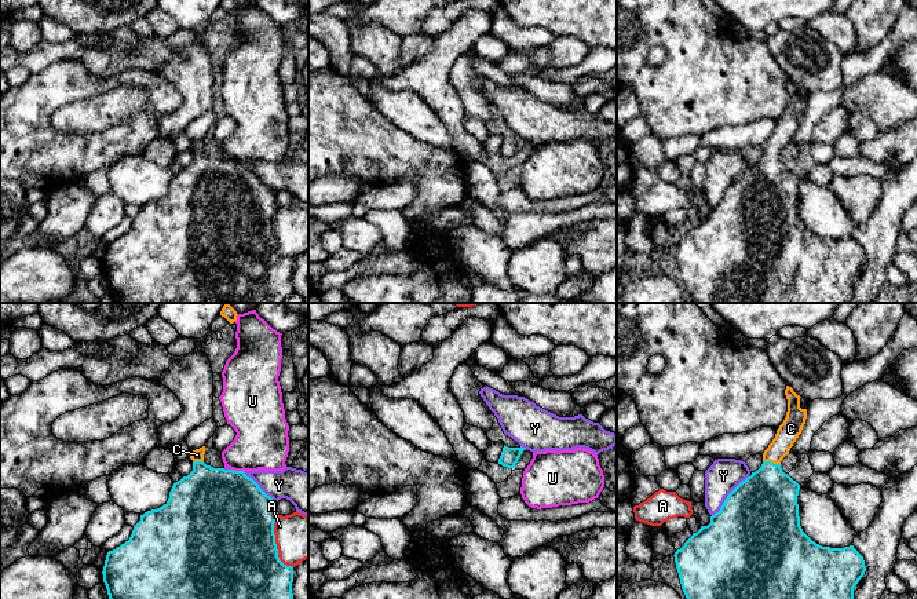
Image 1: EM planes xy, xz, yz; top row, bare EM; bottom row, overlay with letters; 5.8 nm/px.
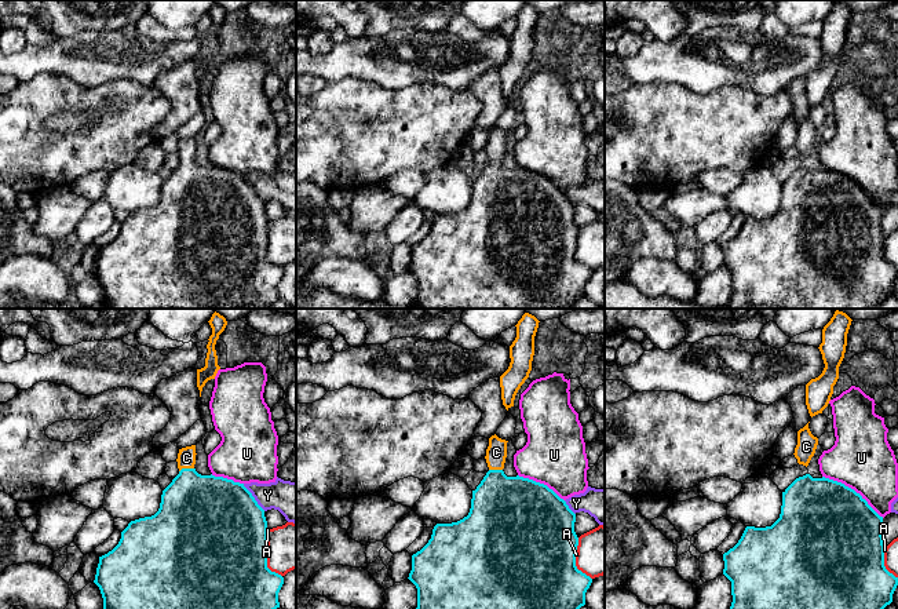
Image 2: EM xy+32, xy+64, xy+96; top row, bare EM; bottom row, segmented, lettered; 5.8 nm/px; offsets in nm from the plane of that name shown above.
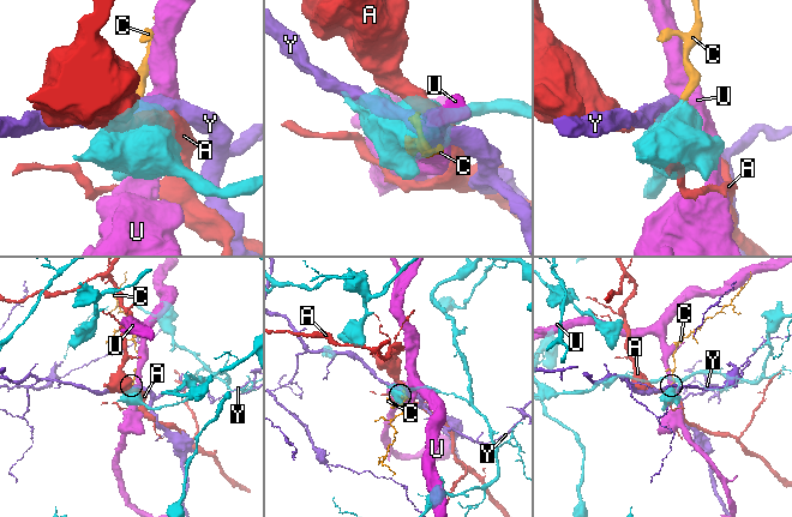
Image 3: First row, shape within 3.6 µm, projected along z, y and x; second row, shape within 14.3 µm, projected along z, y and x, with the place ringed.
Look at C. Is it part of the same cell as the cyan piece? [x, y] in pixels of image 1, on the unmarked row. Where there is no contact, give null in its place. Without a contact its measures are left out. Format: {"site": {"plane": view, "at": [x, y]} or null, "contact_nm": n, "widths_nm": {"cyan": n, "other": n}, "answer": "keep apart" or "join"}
{"site": {"plane": "yz", "at": [770, 153]}, "contact_nm": 110, "widths_nm": {"cyan": 360, "other": 120}, "answer": "join"}

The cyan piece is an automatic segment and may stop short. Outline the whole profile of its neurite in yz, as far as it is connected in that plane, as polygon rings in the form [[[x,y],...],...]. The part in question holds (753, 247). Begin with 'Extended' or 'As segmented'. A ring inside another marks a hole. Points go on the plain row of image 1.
Extended. [[[786,77],[788,103],[775,129],[763,145],[761,158],[742,172],[724,191],[708,218],[675,244],[682,281],[697,303],[851,303],[854,280],[866,263],[863,248],[854,237],[822,238],[812,233],[800,218],[797,187],[800,176],[781,160],[782,150],[801,125],[807,101],[800,99],[800,87]]]

